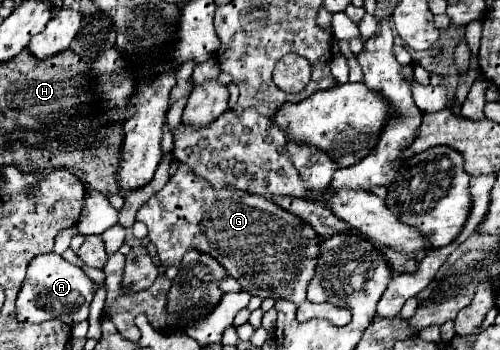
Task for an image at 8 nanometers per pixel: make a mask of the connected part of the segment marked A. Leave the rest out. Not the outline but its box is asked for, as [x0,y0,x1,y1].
[16,254,94,324]

